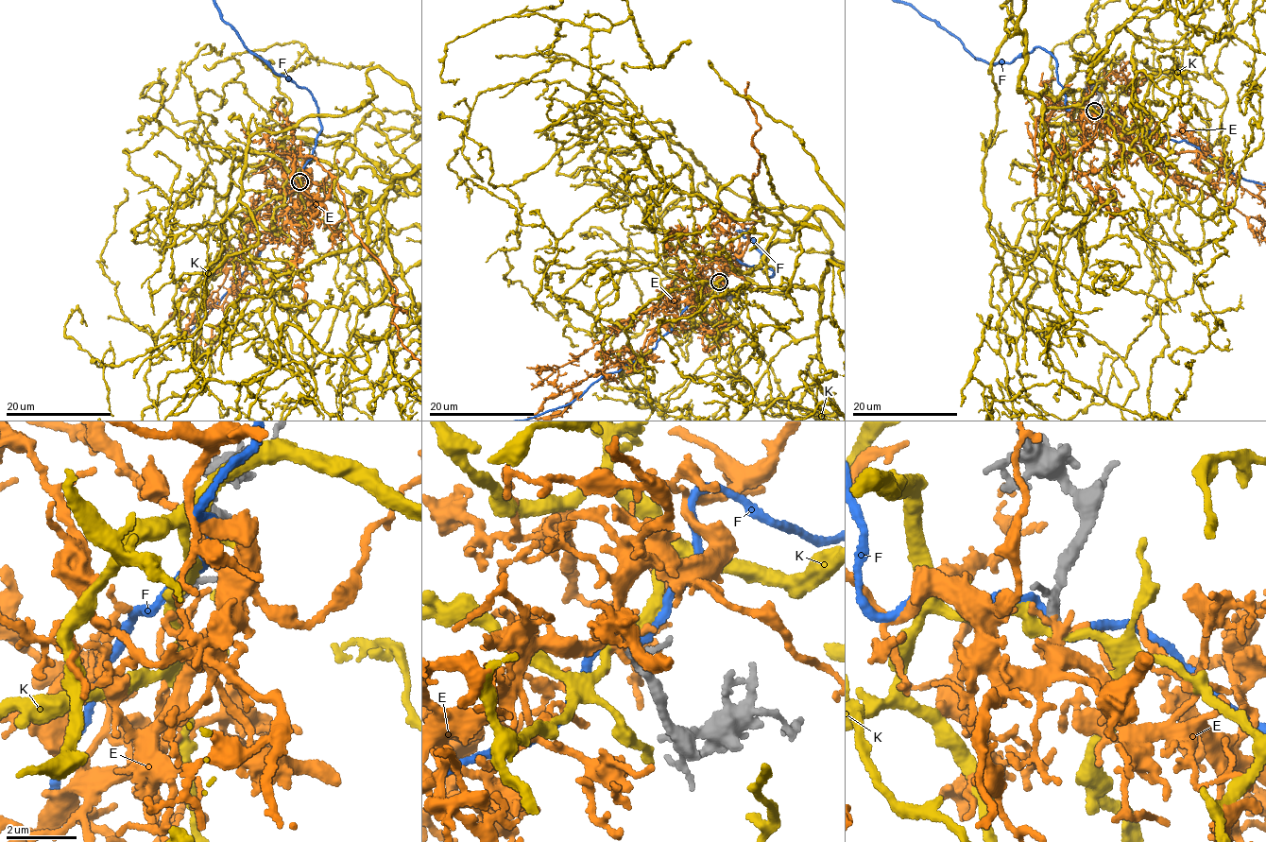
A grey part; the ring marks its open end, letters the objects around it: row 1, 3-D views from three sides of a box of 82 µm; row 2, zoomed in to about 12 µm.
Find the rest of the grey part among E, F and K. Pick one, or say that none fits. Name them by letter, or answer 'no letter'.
E

